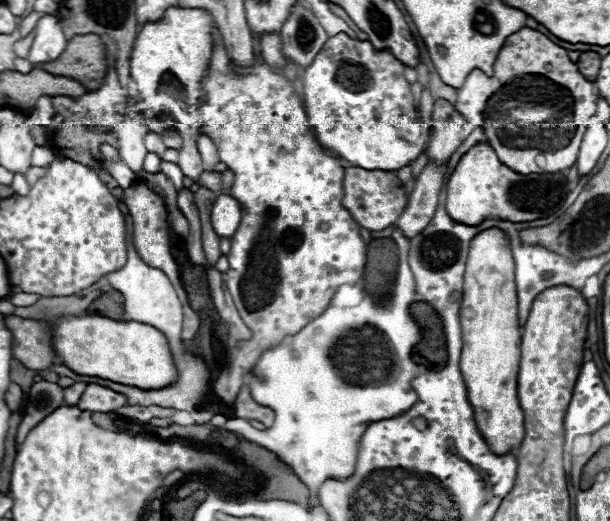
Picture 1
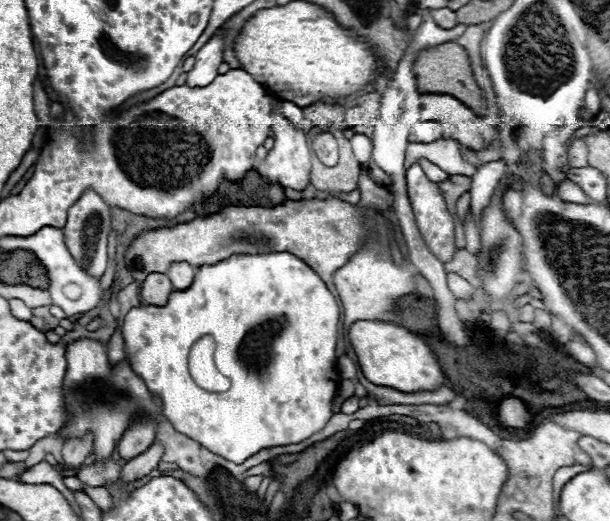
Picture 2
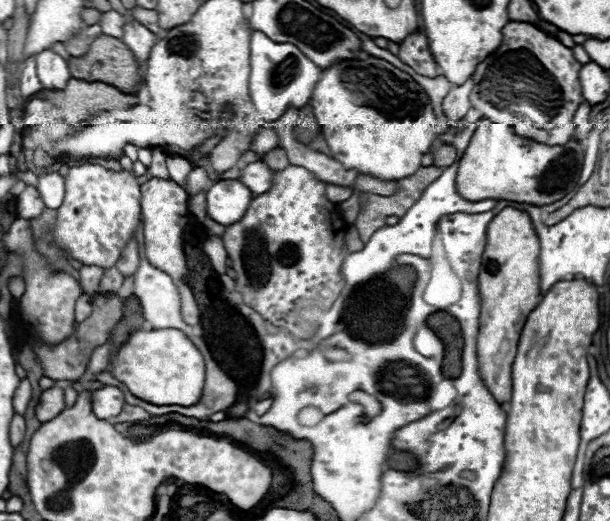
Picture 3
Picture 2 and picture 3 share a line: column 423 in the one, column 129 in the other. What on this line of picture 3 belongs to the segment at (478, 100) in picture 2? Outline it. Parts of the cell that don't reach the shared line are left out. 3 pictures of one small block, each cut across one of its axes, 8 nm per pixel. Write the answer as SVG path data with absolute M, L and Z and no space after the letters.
M100 34L88 48L88 52L80 58L70 56L68 60L68 68L70 68L70 76L78 78L78 80L90 80L90 82L104 82L110 84L114 88L118 88L120 92L132 94L136 90L136 84L142 80L138 74L138 64L134 60L134 54L126 48L126 44L118 38Z

